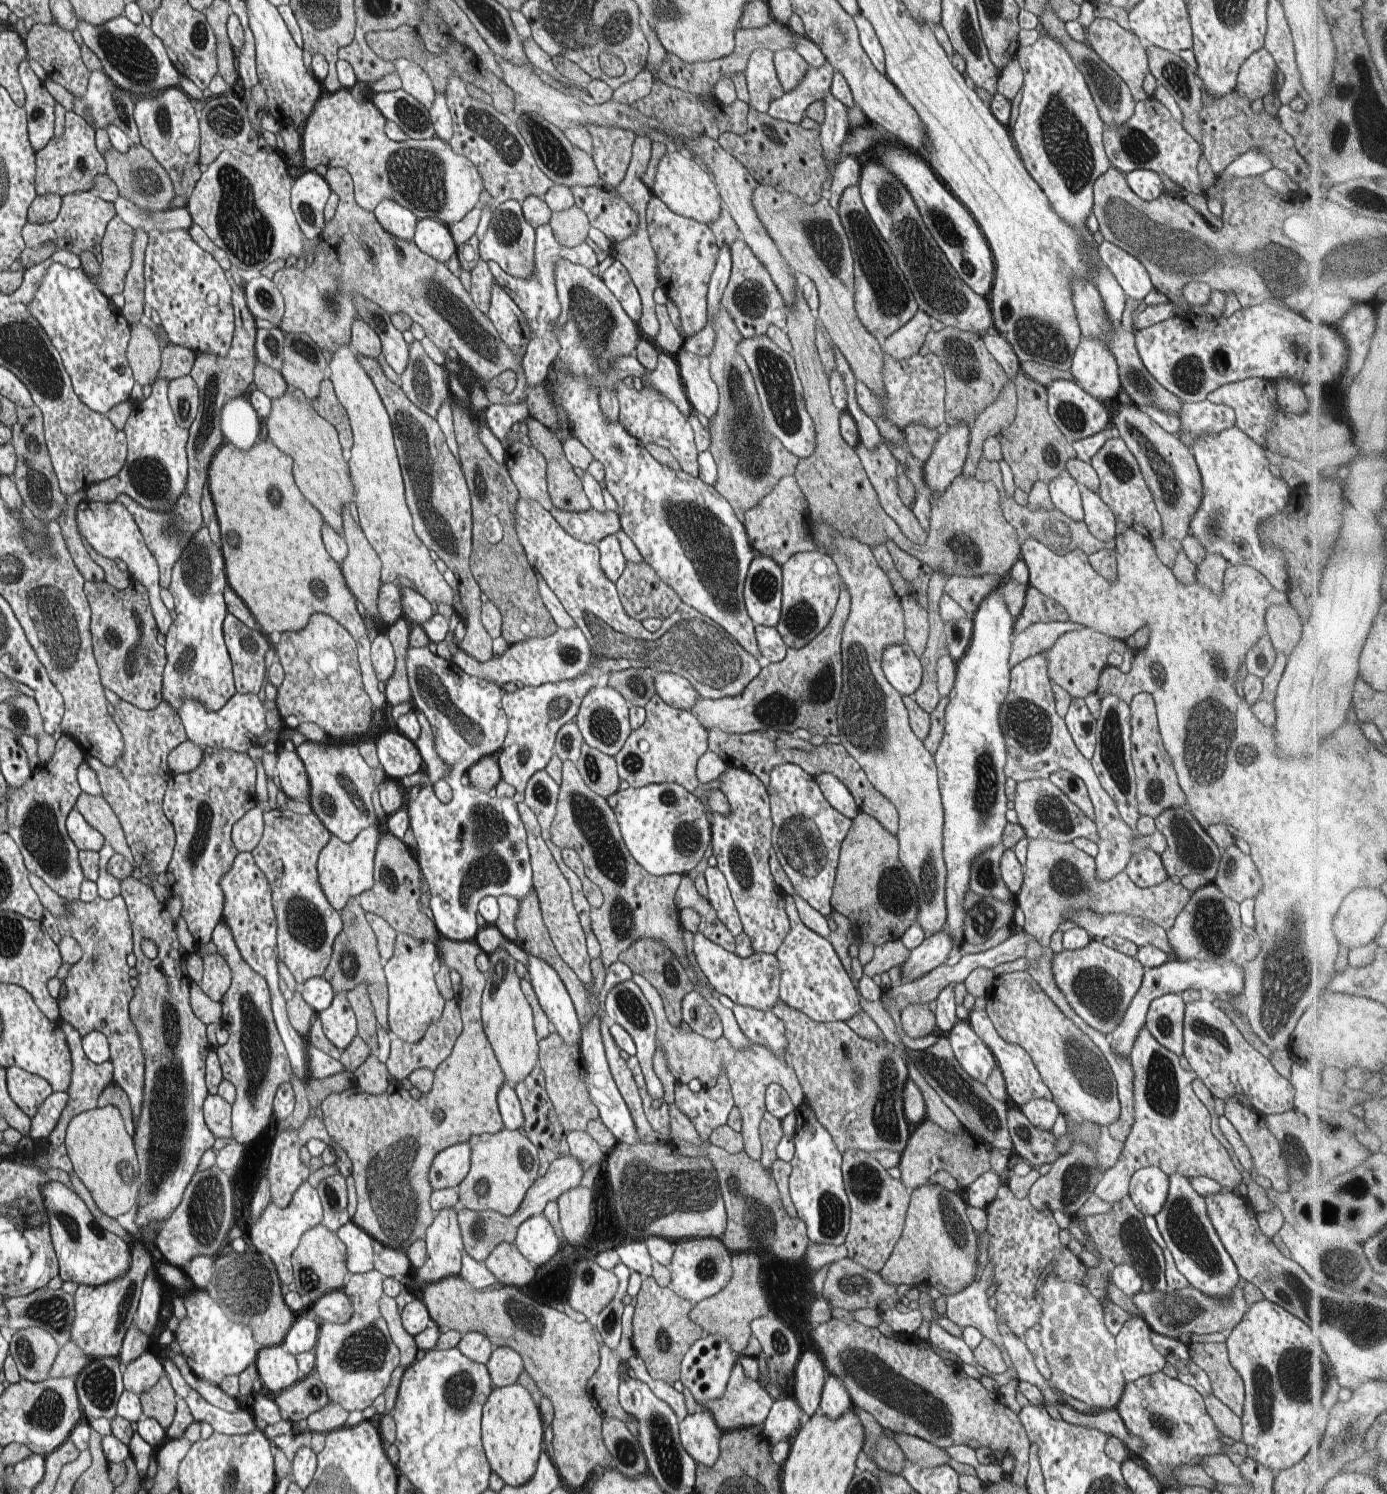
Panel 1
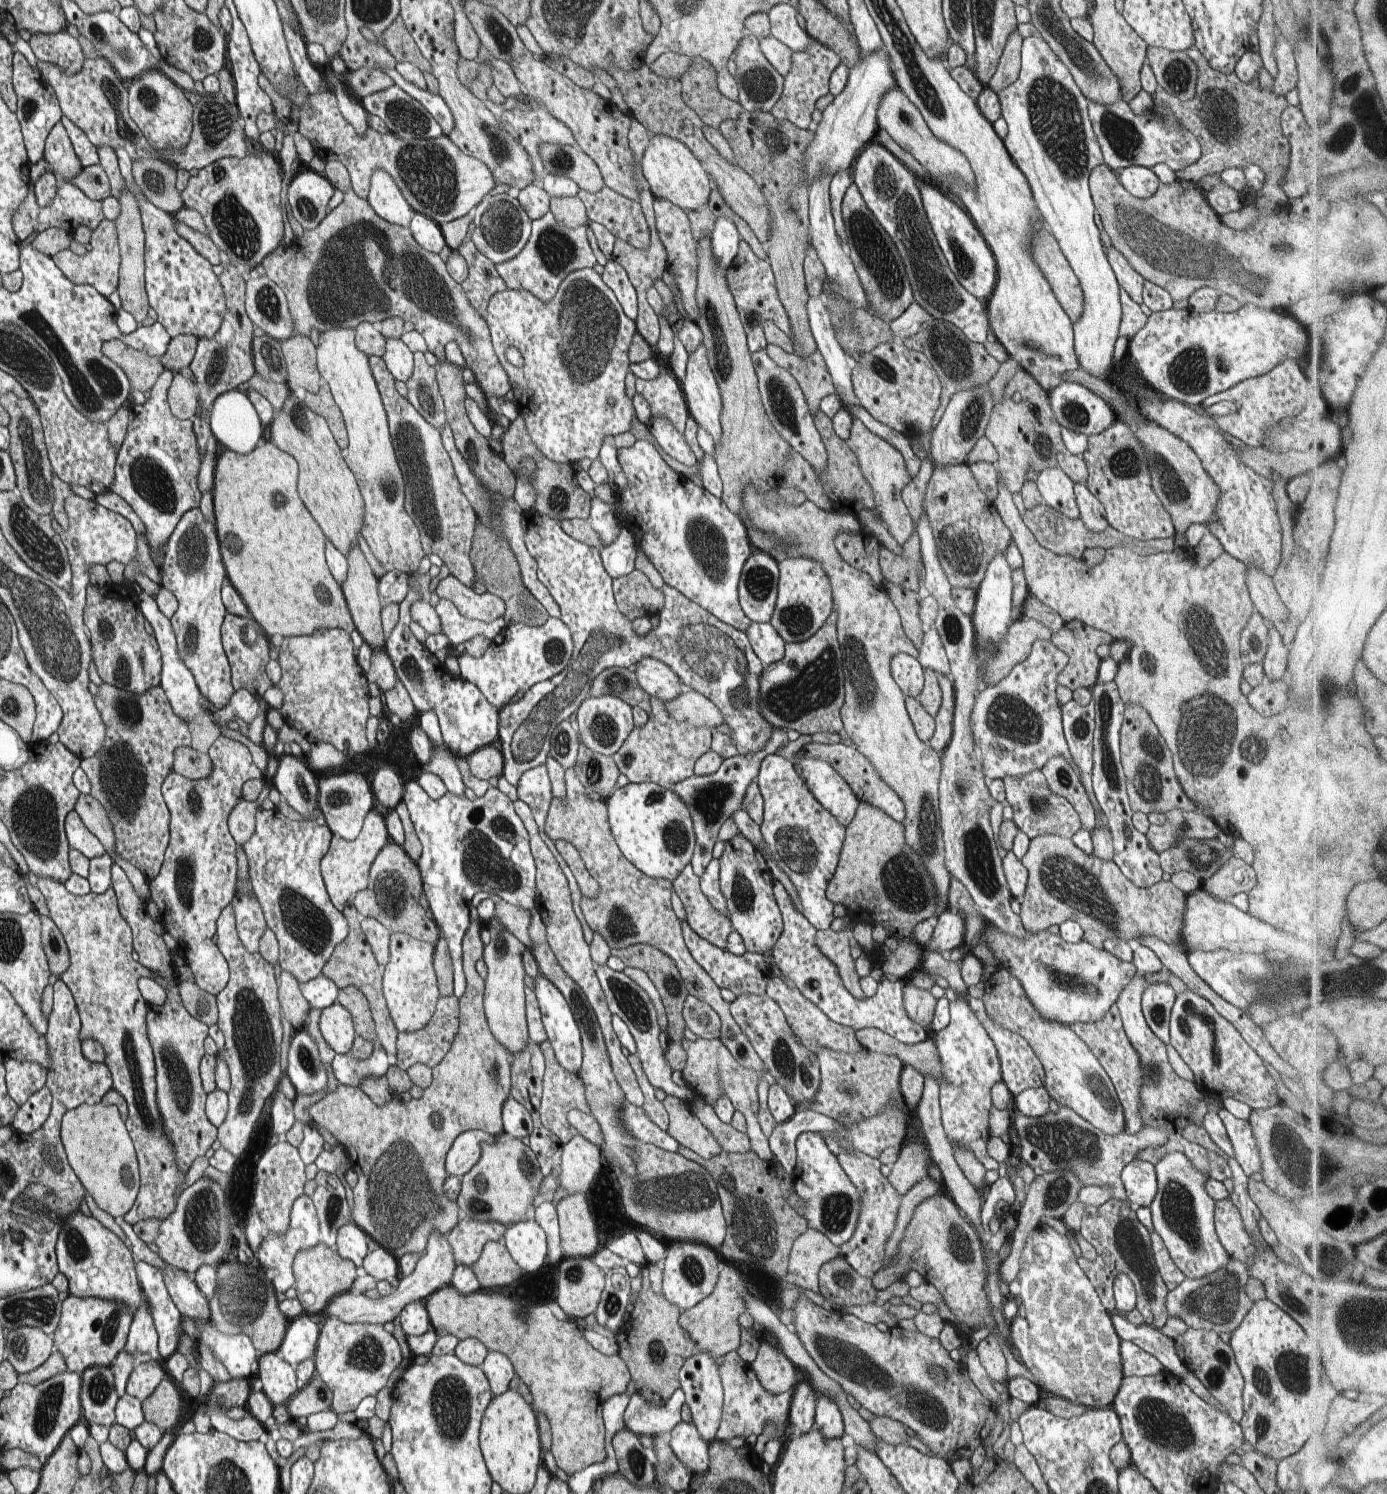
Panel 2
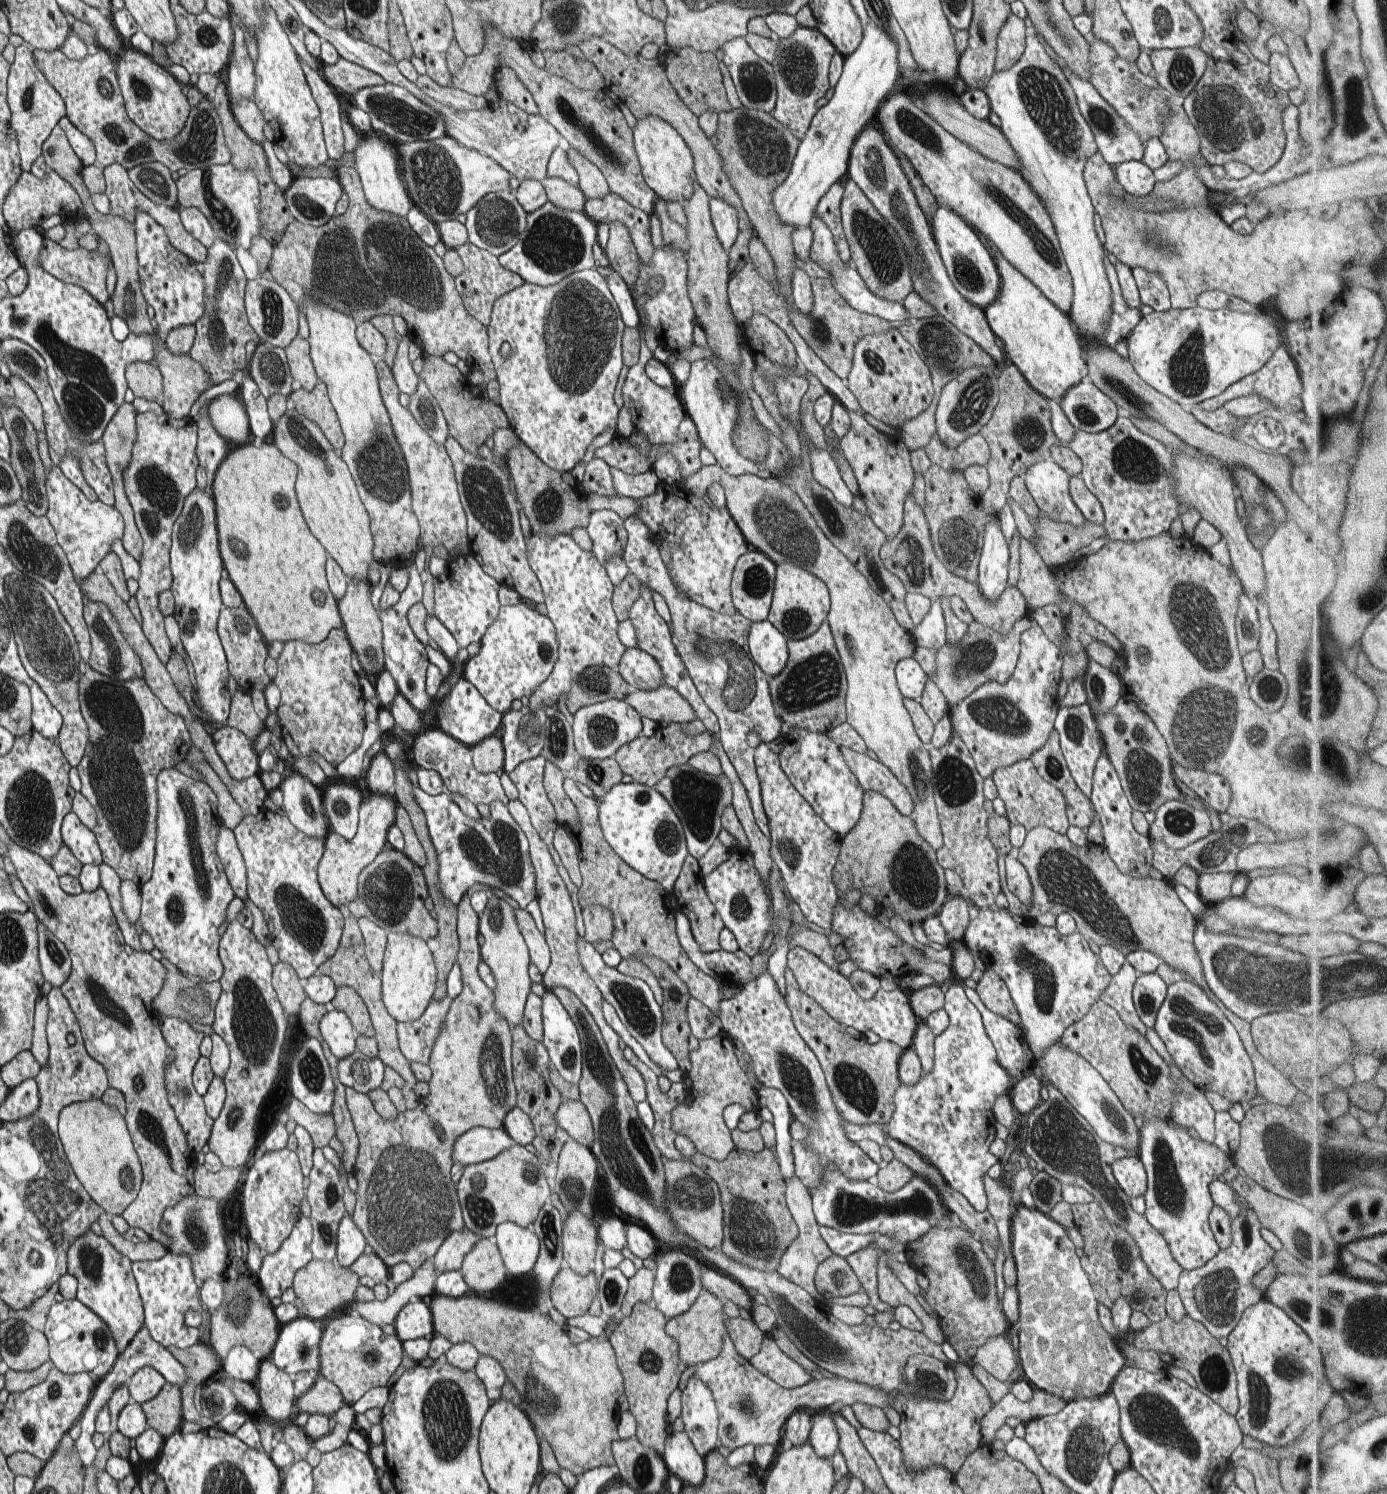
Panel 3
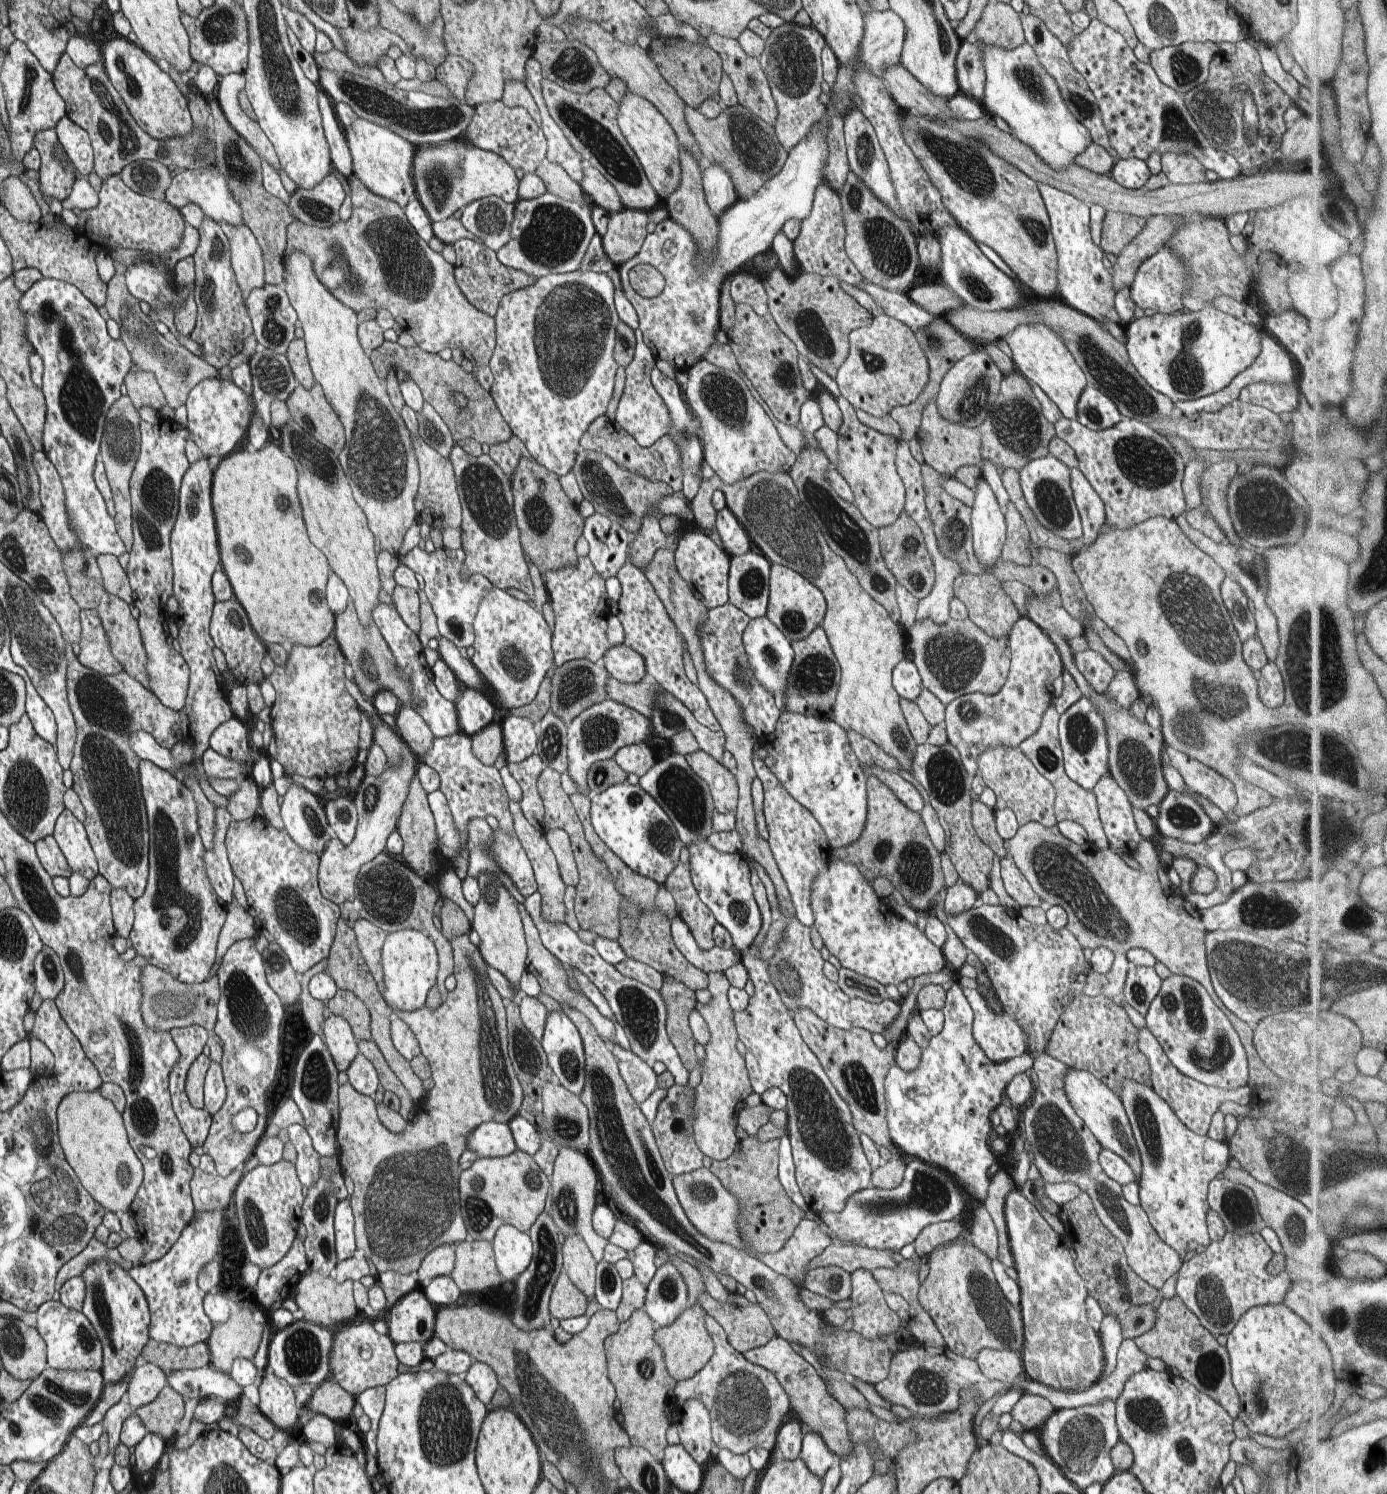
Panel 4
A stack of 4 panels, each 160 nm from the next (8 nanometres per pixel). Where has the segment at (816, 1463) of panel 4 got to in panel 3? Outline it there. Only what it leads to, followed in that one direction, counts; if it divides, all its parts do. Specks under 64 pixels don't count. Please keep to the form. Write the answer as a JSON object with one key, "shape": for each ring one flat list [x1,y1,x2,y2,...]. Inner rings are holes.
{"shape":[[818,1411,811,1418,813,1422,807,1441,810,1442,815,1454,818,1454,818,1458,832,1459,839,1450,840,1438,838,1438,836,1424,832,1420,831,1411]]}

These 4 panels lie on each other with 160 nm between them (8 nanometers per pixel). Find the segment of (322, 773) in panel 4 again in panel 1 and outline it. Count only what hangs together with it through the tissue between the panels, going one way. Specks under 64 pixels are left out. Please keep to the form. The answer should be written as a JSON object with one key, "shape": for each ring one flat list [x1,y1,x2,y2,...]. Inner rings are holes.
{"shape":[[315,613,308,624,299,631,281,633,280,641,273,646,277,652,277,660,283,666,285,677,277,688,276,704,281,717,285,719,294,714,301,722,312,722,326,732,329,738,346,740,354,736,364,736,372,722,372,704,370,695,364,691,360,664,356,656,356,642,350,631,336,619,324,613]]}

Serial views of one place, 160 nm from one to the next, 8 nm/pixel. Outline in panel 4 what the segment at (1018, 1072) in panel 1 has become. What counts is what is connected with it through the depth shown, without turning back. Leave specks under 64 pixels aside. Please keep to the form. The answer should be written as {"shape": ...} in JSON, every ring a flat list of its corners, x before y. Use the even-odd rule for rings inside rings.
{"shape":[[963,988,963,993,974,1012,974,1040,992,1062,1002,1063,1028,1053,1028,1036,1012,1016,993,1013,977,989]]}

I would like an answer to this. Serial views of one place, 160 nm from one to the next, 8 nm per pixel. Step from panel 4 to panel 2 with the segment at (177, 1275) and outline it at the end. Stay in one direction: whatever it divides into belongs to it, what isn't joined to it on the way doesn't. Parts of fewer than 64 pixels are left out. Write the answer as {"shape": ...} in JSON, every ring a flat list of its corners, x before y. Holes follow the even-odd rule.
{"shape":[[137,1261,138,1279,144,1290,144,1300,154,1328,159,1336,158,1350,162,1358,168,1361,177,1352,180,1338,184,1334,182,1314,176,1308,166,1287,164,1268,154,1268,146,1262]]}

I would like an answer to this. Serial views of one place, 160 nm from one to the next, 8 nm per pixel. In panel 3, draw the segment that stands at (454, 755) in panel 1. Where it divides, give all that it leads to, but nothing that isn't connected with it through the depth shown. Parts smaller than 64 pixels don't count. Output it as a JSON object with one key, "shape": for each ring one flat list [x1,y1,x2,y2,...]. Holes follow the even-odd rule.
{"shape":[[379,564,380,582,371,585,371,600,374,606,378,609,380,622,383,626,383,648,386,652,386,670,390,672,394,678,398,691,402,694,411,706,420,714,425,714,426,710,430,710,433,704,433,698,426,692,426,673,427,668,431,665,427,658,426,648,422,645,414,632,410,629,410,624,407,620,408,610,422,601,423,583,420,573,416,570,415,564,410,564,408,570,410,571,410,581,406,586,406,590,400,593,400,599,397,604,388,610,378,608,380,606,380,596,382,597,382,590,390,579,390,572,392,567,388,564],[461,678,454,684,450,693,436,705,434,725,451,738,471,748,484,738,499,733,502,718,503,715,493,710,484,700,484,696,467,679]]}

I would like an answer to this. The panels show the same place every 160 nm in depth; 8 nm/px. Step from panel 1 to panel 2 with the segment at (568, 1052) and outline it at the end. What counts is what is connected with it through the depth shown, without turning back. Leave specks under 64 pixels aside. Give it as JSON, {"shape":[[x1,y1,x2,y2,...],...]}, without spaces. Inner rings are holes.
{"shape":[[545,1041,540,1045,540,1049,545,1057,543,1094,539,1109,540,1122,543,1130,547,1129,552,1132,560,1142,560,1146,564,1146,564,1144,568,1144,568,1142,577,1135,576,1130,568,1124,568,1112,570,1112,570,1110,580,1110,581,1112,590,1113,590,1108,586,1100,586,1088,584,1088,584,1084,578,1074,566,1072,566,1070,558,1064,550,1043]]}

